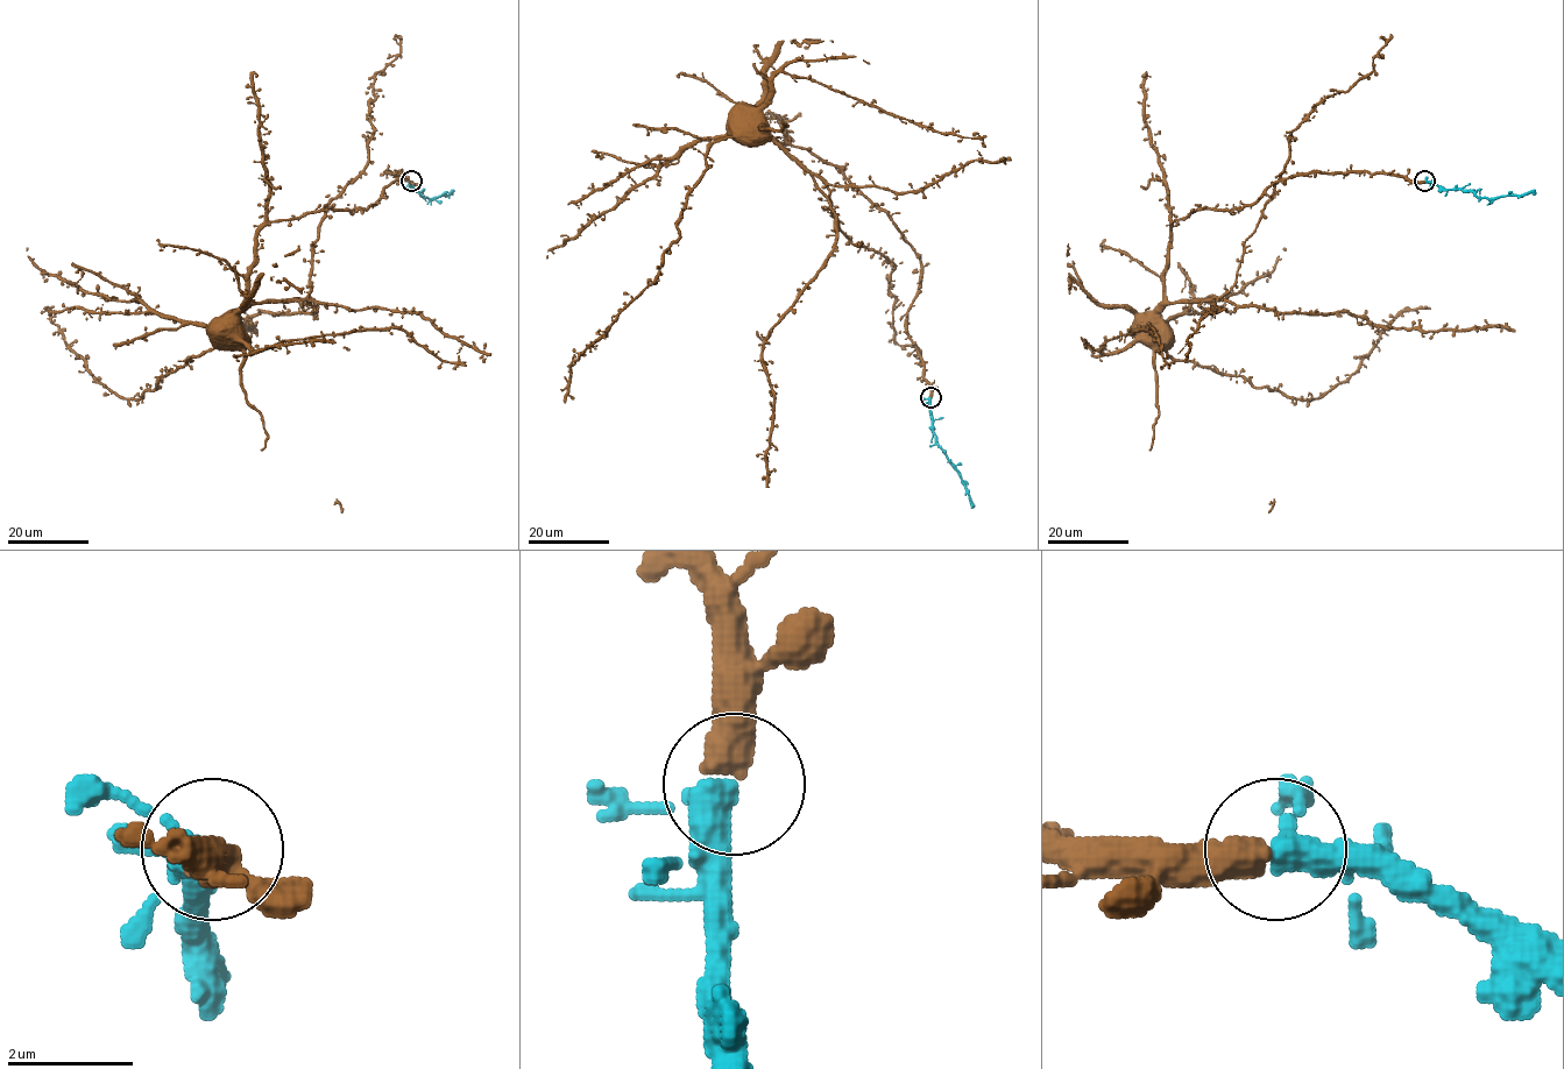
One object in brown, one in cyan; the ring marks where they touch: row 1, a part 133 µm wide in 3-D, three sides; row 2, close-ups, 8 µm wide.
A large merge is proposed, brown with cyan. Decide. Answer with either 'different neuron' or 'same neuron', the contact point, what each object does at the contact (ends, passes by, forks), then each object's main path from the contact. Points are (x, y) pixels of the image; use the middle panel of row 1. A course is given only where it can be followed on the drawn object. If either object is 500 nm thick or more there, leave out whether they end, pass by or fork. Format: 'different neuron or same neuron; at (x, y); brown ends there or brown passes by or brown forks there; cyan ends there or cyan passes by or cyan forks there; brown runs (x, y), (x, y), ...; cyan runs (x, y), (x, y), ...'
same neuron; at (931, 397); brown ends there; cyan passes by; brown runs (932, 396), (918, 253), (836, 167), (768, 136), (894, 264), (914, 363); cyan runs (932, 397), (935, 443), (960, 476), (970, 508)

